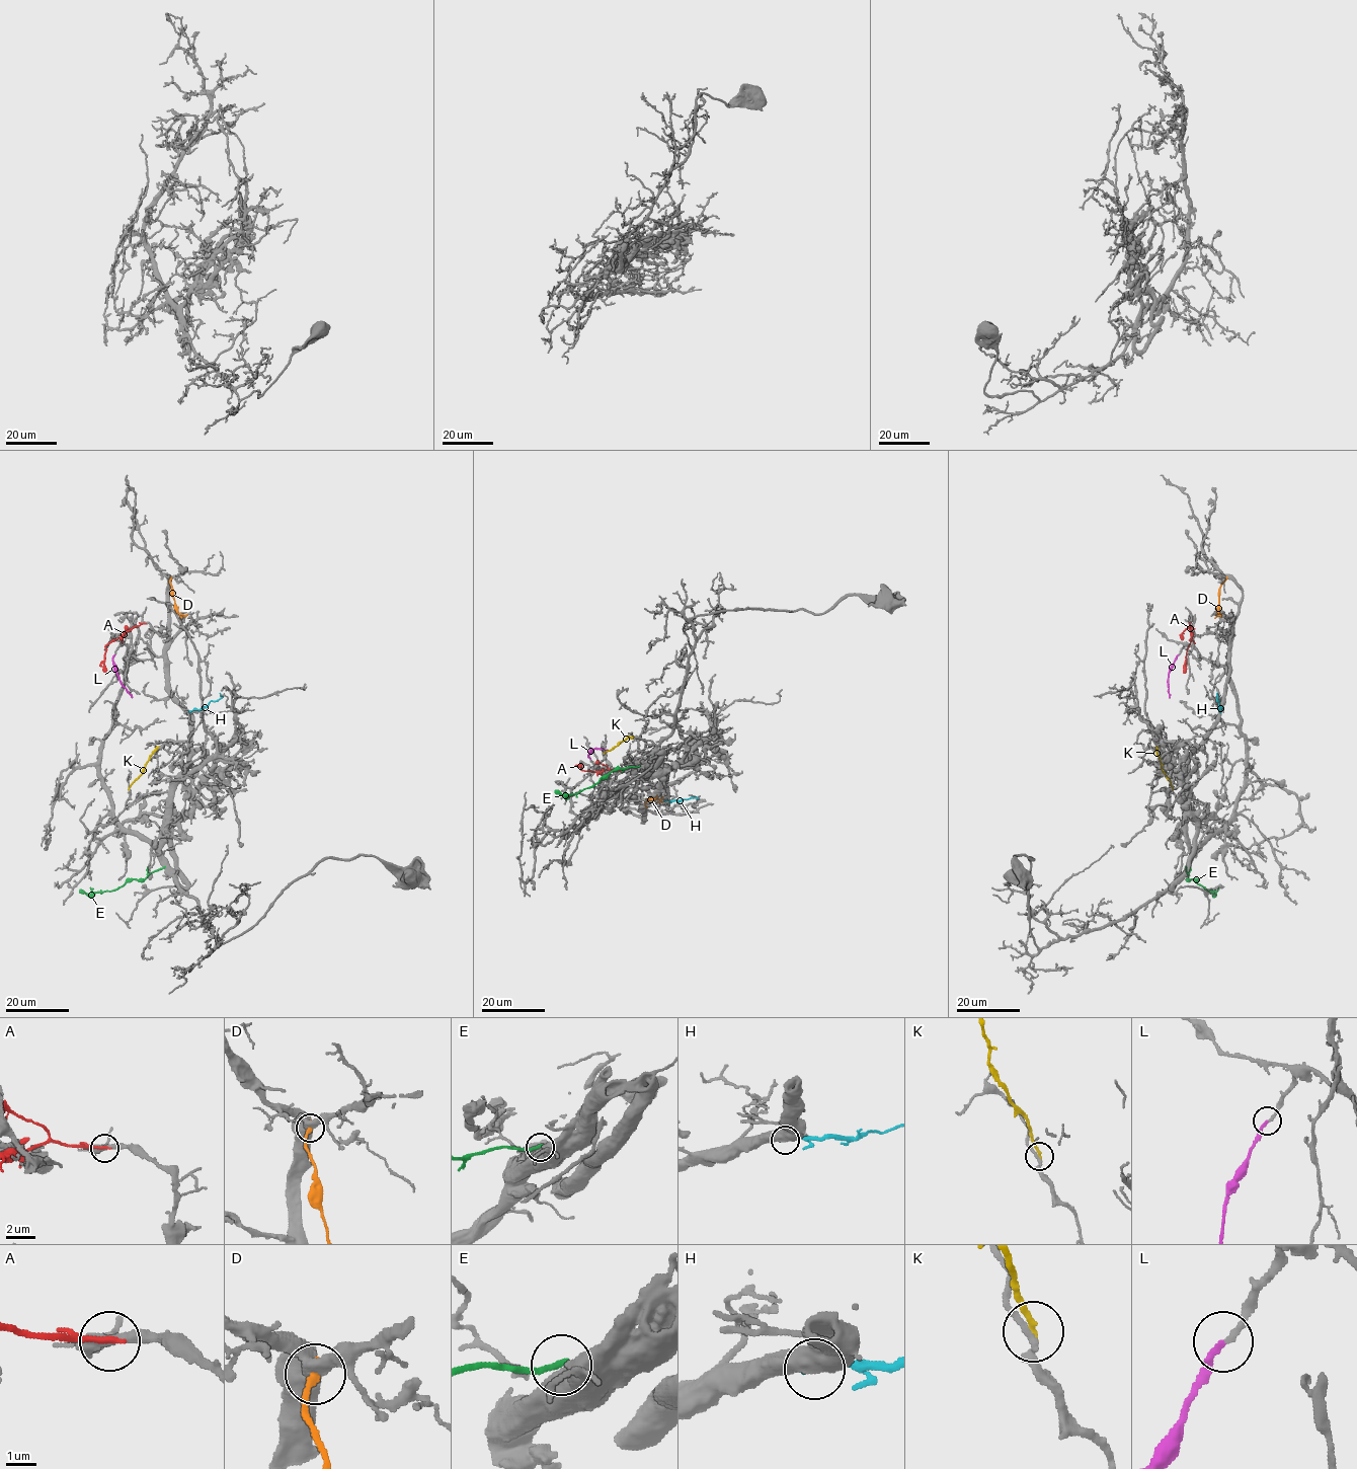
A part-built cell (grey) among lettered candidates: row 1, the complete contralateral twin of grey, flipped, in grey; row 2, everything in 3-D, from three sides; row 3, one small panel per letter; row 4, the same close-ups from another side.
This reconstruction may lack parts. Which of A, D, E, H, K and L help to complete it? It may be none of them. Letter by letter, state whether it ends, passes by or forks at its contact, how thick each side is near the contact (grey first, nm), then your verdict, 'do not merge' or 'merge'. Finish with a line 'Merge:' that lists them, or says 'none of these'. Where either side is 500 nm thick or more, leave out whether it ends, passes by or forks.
A: it ends; calibres 360 and 220 nm; do not merge
D: calibres 550 and 240 nm; do not merge
E: calibres 850 and 240 nm; do not merge
H: calibres 550 and 280 nm; do not merge
K: it ends; calibres 240 and 200 nm; do not merge
L: it ends; calibres 200 and 240 nm; merge
Merge: L

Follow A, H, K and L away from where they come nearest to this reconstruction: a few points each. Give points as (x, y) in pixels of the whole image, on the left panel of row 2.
A: (145, 623), (133, 626), (105, 646), (106, 673)
H: (189, 711), (201, 710), (212, 700), (217, 700), (220, 693)
K: (129, 788), (158, 747)
L: (114, 654), (113, 670), (132, 697)

